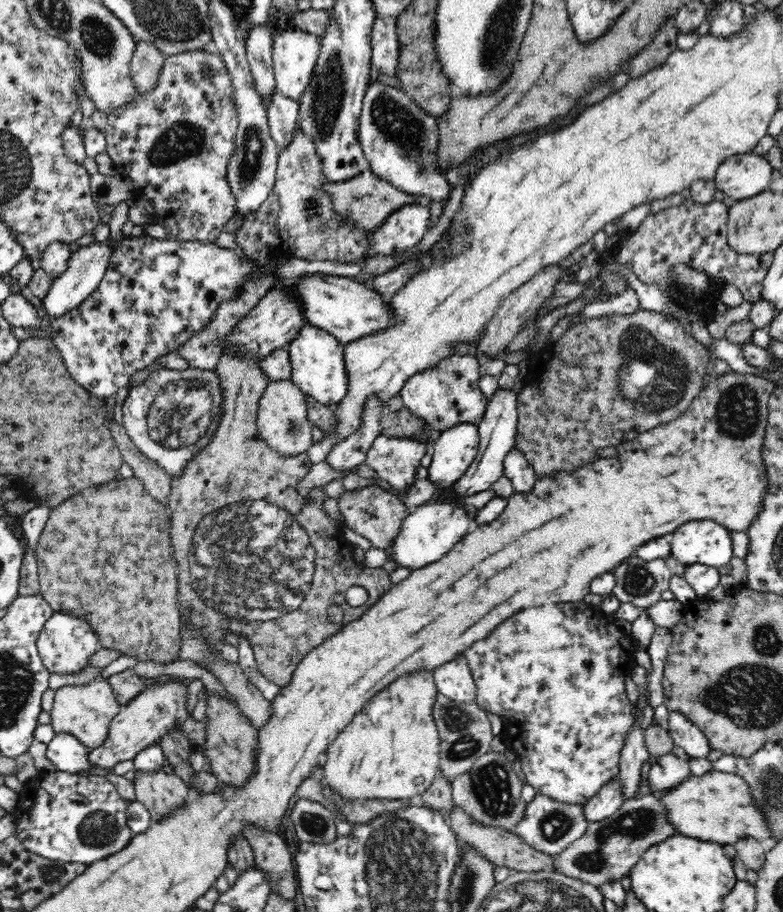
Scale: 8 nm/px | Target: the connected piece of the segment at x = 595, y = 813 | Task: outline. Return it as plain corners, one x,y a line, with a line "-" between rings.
618,774
616,778
610,778
592,798
588,798
583,810
589,822
602,820
612,816
624,804
624,801
626,800
623,795
623,784

